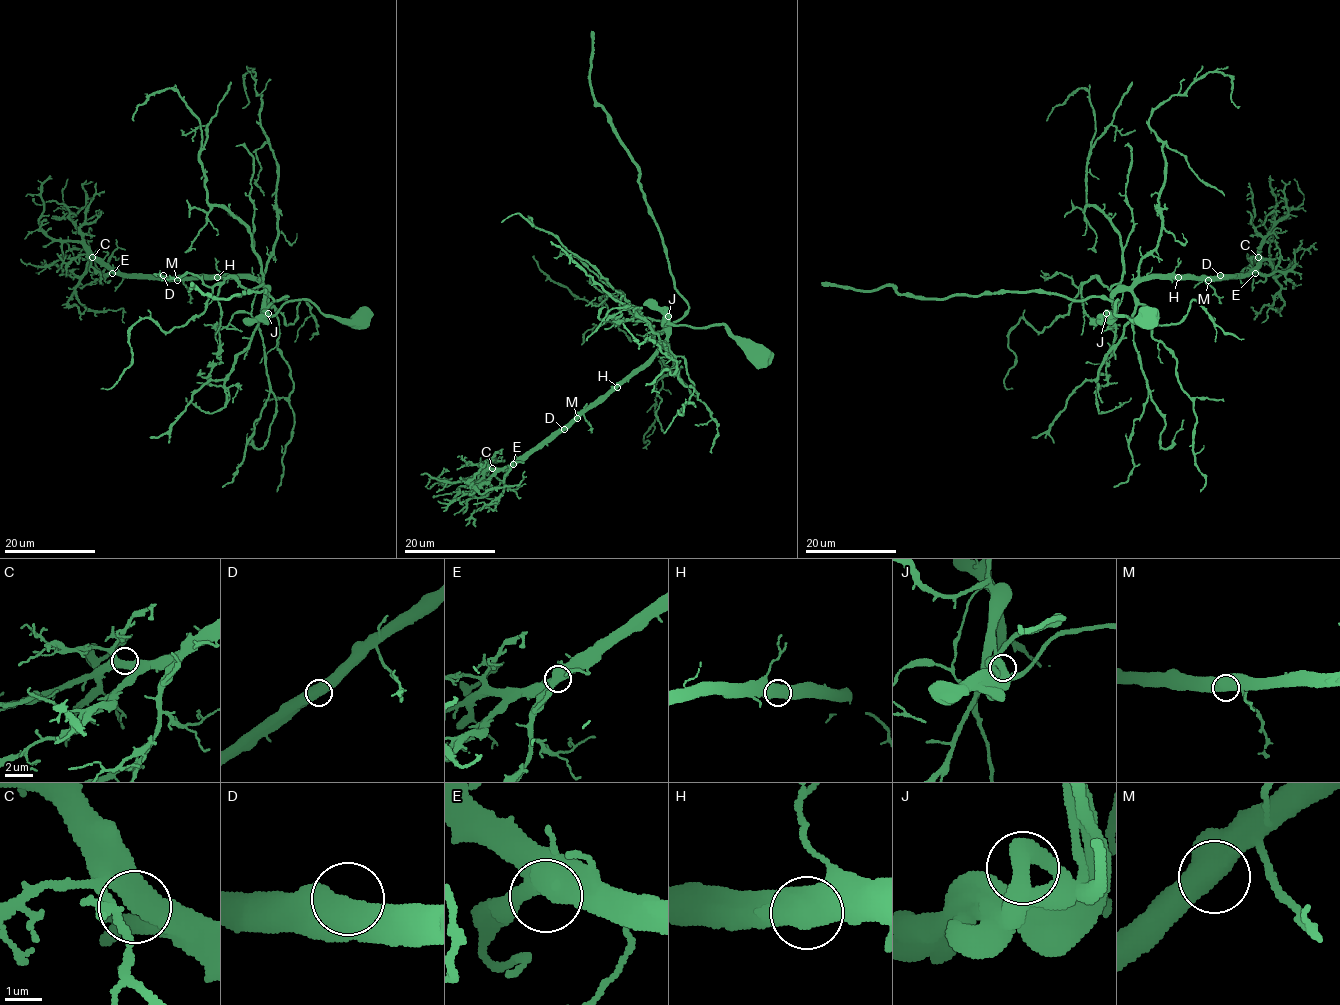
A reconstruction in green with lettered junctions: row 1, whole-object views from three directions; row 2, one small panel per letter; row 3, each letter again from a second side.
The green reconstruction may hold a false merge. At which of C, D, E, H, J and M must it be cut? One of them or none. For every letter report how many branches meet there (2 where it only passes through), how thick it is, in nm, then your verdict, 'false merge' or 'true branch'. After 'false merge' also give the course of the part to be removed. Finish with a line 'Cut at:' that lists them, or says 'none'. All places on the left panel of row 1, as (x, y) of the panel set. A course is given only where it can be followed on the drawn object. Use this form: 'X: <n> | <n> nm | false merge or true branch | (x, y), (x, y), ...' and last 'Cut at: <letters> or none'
C: 2 | 550 nm | true branch
D: 2 | 550 nm | true branch
E: 2 | 550 nm | true branch
H: 2 | 550 nm | true branch
J: 2 | 550 nm | true branch
M: 2 | 550 nm | true branch
Cut at: none

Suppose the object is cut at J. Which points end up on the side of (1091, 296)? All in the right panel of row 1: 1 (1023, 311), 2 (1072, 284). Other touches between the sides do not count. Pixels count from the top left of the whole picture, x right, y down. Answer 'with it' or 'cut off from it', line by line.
1: cut off from it
2: cut off from it

